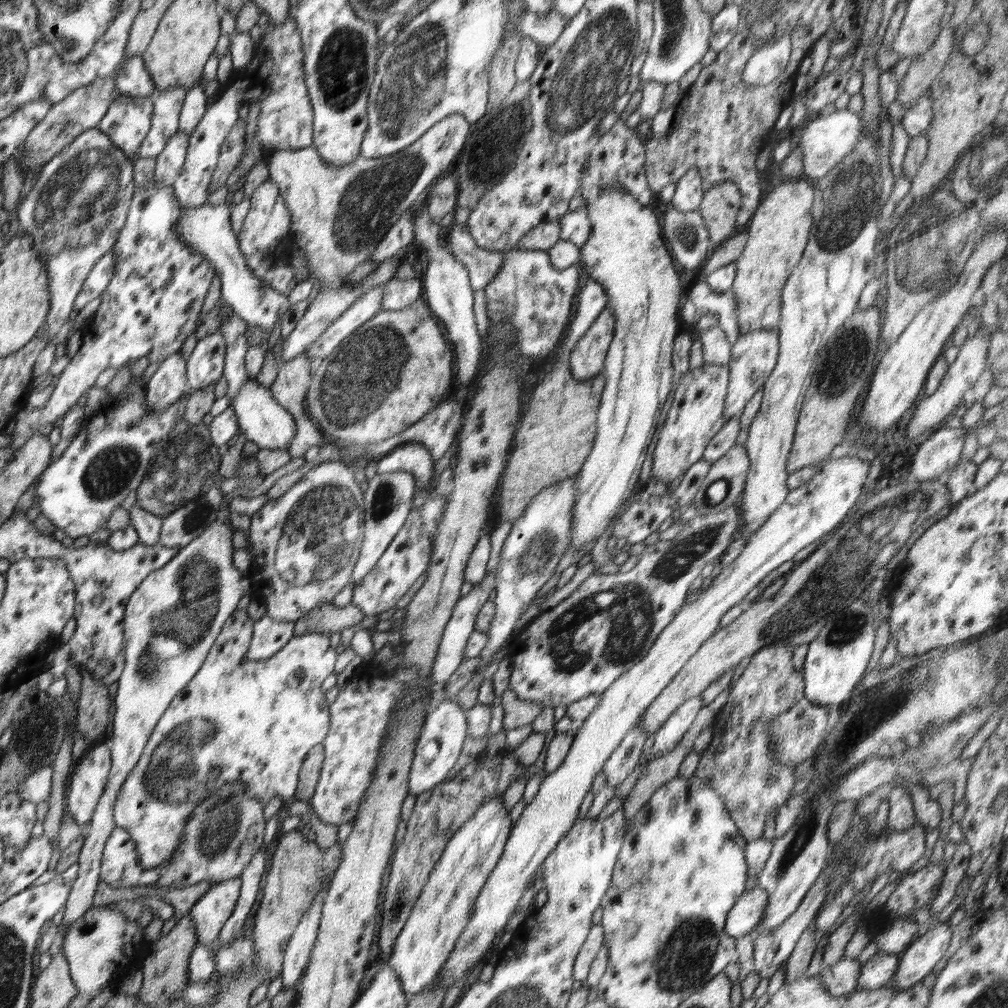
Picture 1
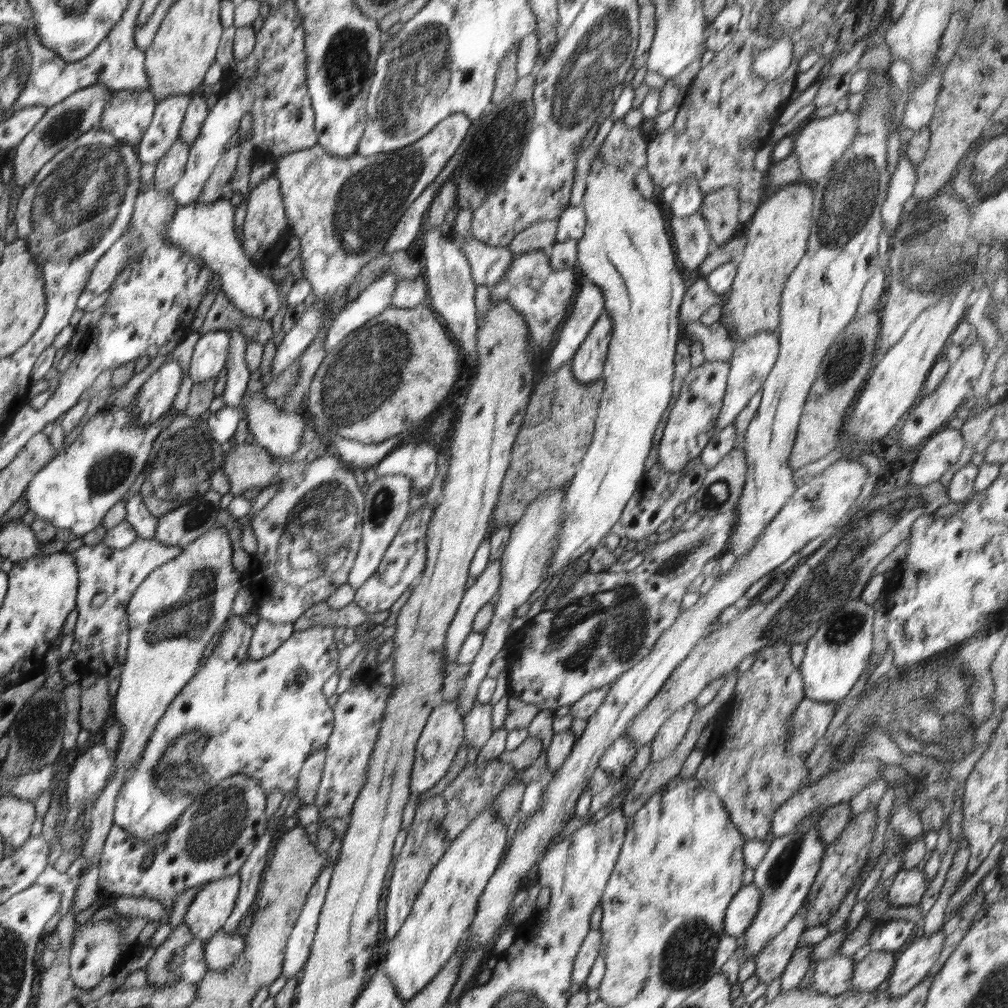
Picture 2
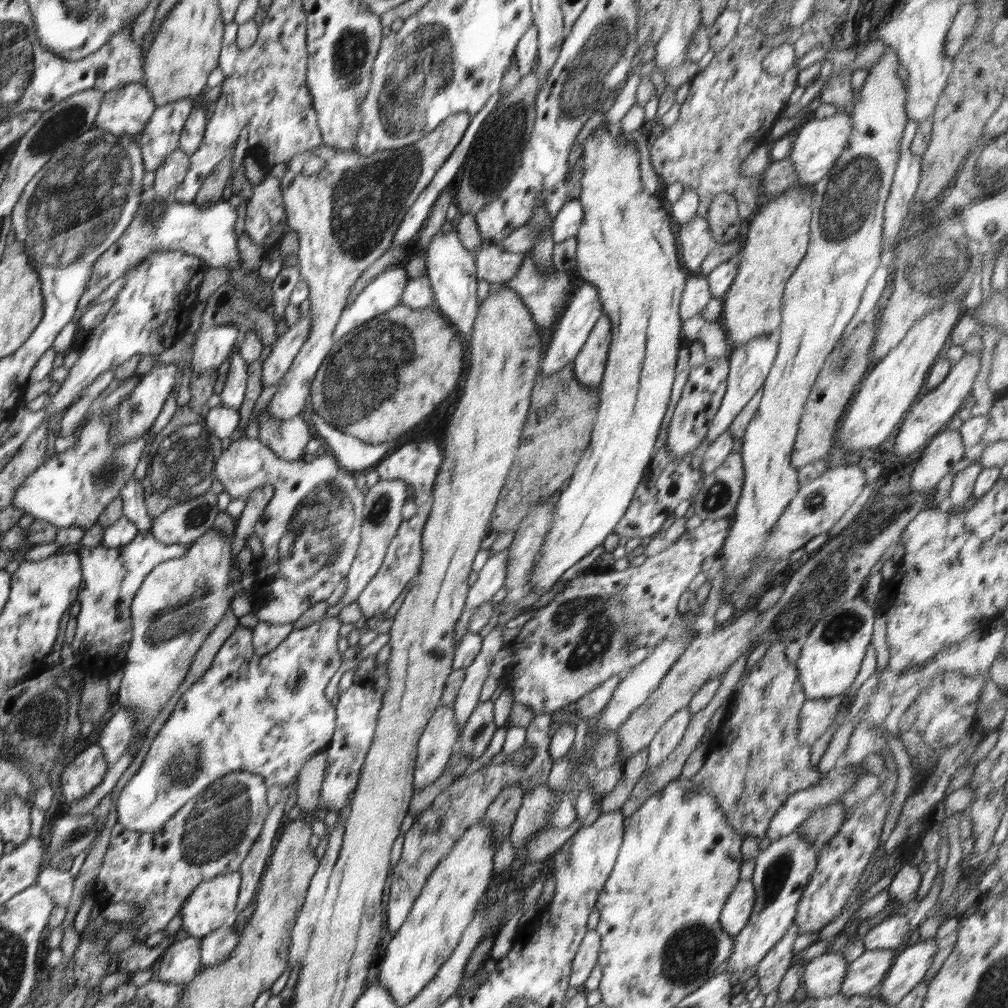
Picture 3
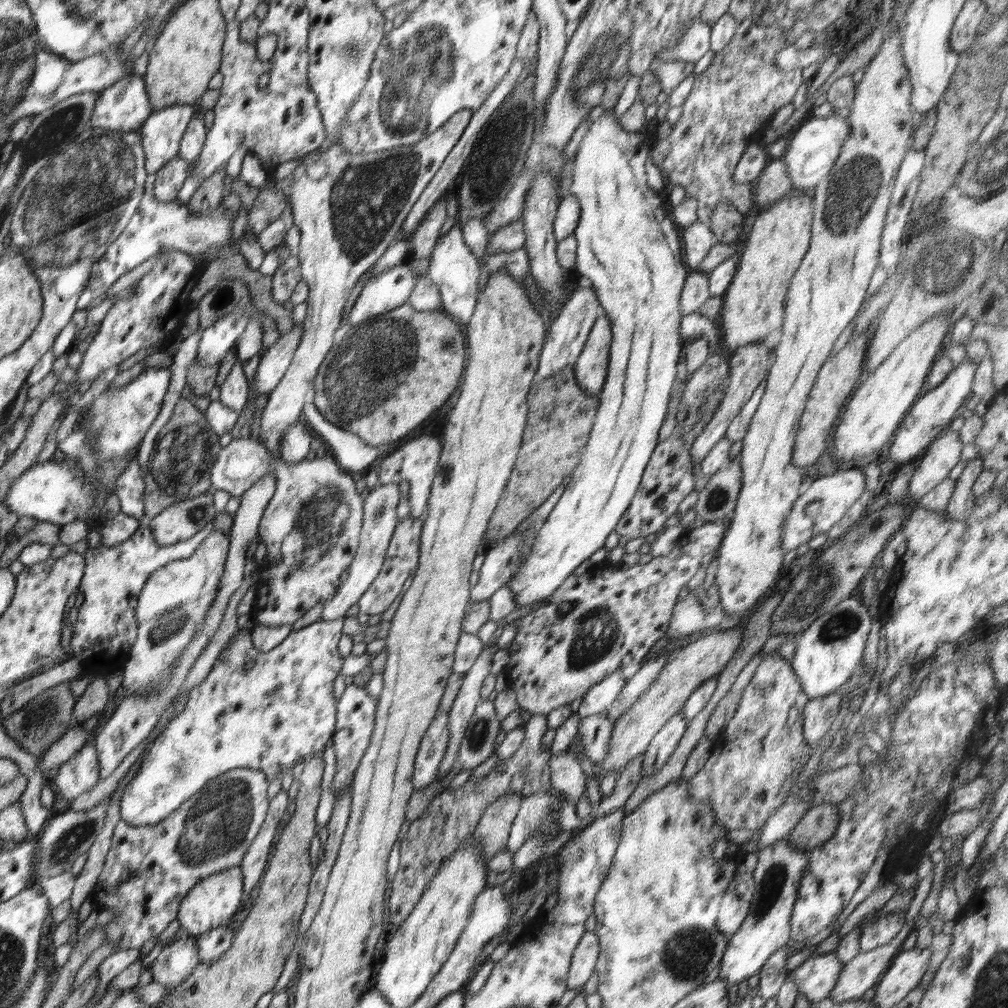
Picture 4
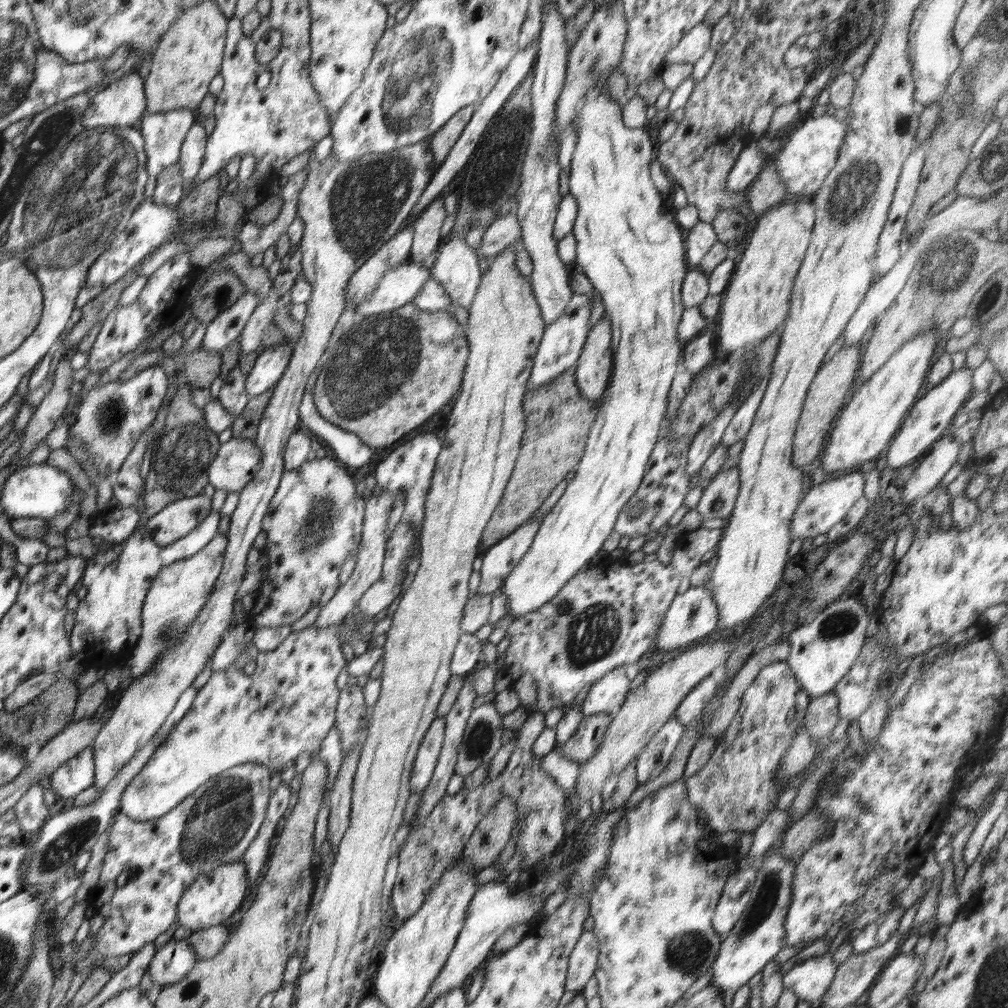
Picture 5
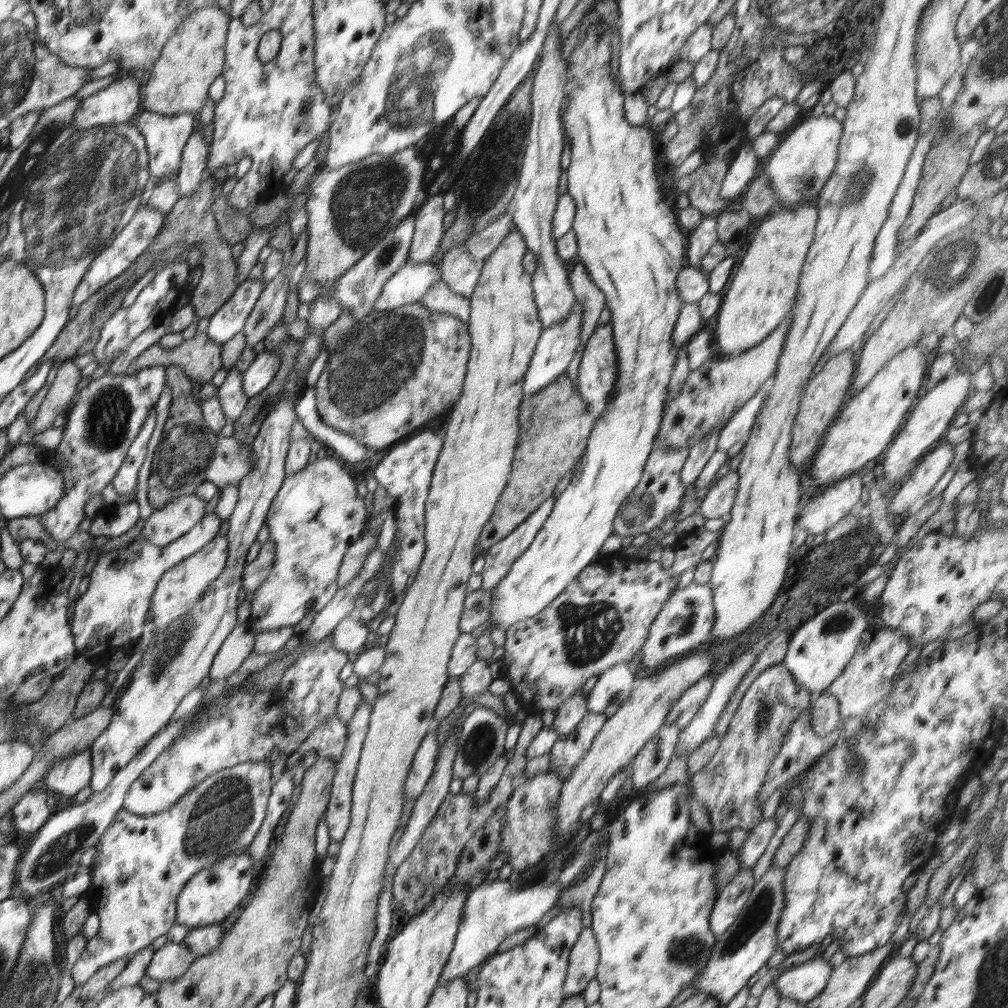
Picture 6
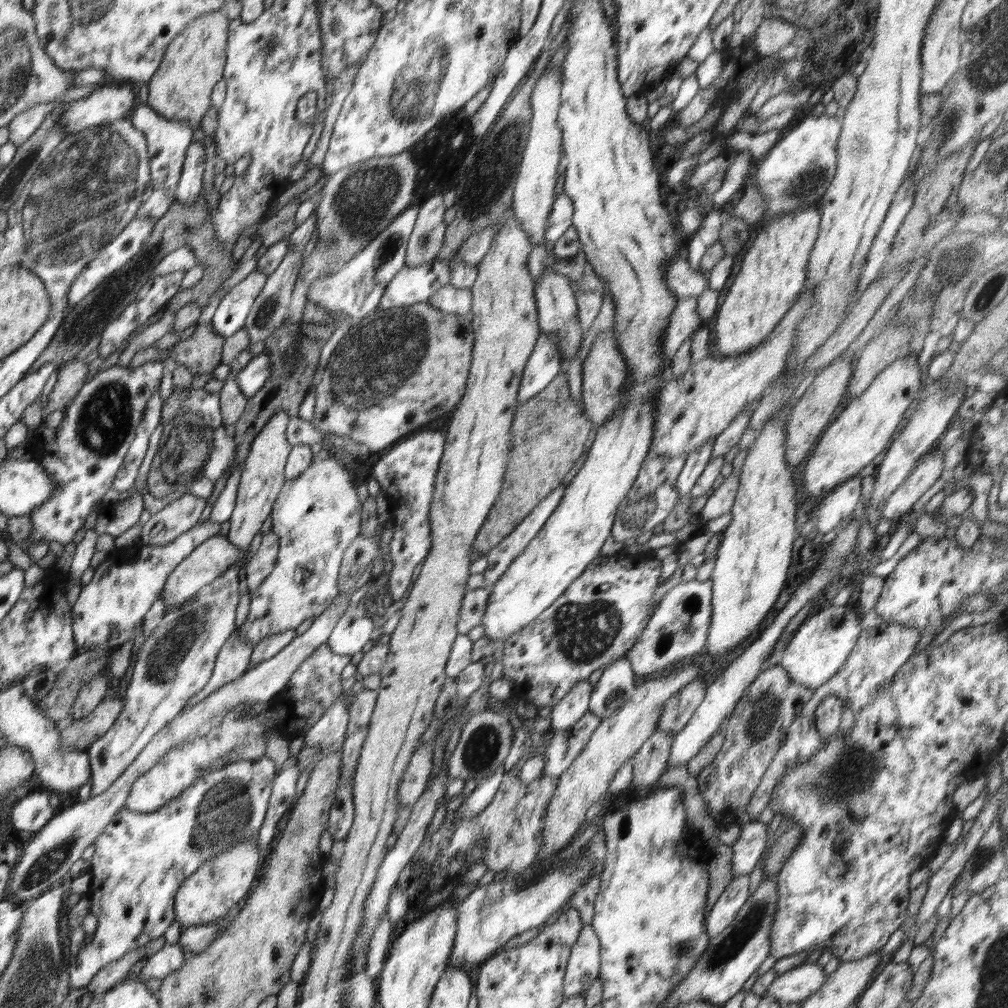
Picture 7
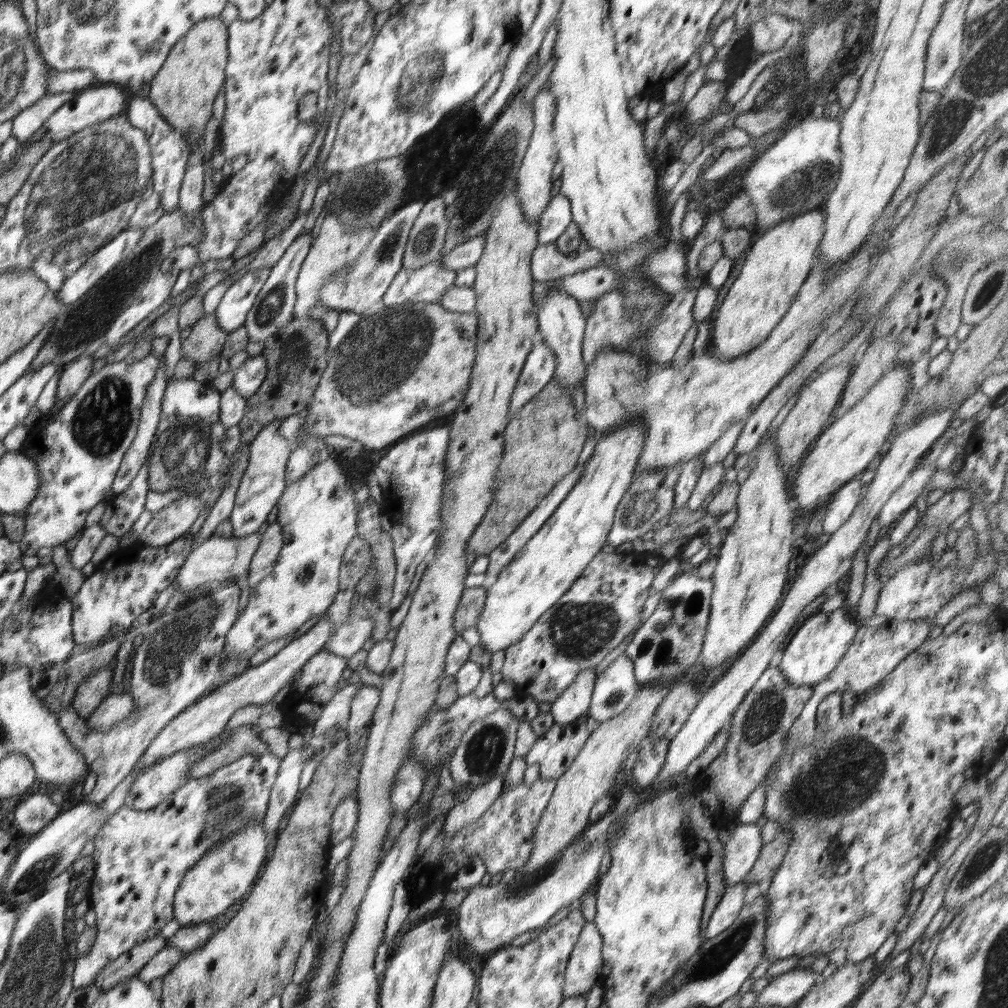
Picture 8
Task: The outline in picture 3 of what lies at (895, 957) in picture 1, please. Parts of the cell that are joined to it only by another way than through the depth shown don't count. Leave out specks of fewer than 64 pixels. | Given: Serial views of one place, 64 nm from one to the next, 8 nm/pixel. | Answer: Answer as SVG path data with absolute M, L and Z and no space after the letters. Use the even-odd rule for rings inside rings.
M896 948L864 951L860 957L849 963L838 993L847 997L866 995L883 981L898 953Z

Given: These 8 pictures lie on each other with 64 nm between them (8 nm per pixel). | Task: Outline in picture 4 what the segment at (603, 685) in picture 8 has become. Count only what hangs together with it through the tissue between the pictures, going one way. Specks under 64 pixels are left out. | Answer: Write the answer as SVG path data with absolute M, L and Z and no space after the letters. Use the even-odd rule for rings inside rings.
M622 669L609 674L588 690L575 714L580 716L580 719L584 719L599 714L599 712L608 712L617 701L627 680Z

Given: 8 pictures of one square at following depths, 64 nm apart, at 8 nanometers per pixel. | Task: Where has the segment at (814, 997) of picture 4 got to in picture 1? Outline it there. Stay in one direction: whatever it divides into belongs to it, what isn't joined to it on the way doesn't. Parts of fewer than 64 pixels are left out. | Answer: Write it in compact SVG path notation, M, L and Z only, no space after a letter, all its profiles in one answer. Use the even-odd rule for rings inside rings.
M841 958L834 966L822 964L820 978L834 997L848 995L858 989L861 968L862 963L857 959Z

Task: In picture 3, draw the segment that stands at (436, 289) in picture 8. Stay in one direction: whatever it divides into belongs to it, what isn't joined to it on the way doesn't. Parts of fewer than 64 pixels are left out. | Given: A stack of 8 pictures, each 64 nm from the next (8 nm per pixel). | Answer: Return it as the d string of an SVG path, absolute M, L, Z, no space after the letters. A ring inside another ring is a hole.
M389 267L378 275L349 305L346 305L334 327L333 342L338 342L352 329L398 305L409 280L406 271L398 267Z

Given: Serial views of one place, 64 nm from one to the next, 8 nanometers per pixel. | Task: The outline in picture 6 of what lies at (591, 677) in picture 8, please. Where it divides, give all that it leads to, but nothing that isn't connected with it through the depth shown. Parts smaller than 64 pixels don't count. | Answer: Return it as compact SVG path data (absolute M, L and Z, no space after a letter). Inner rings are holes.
M582 689L577 690L564 704L557 708L557 712L552 728L560 737L570 736L588 713L587 695L584 695Z

